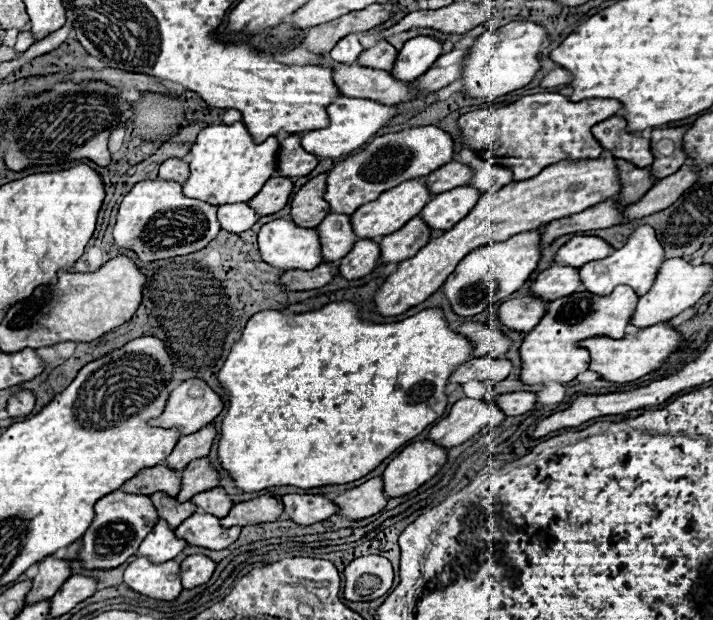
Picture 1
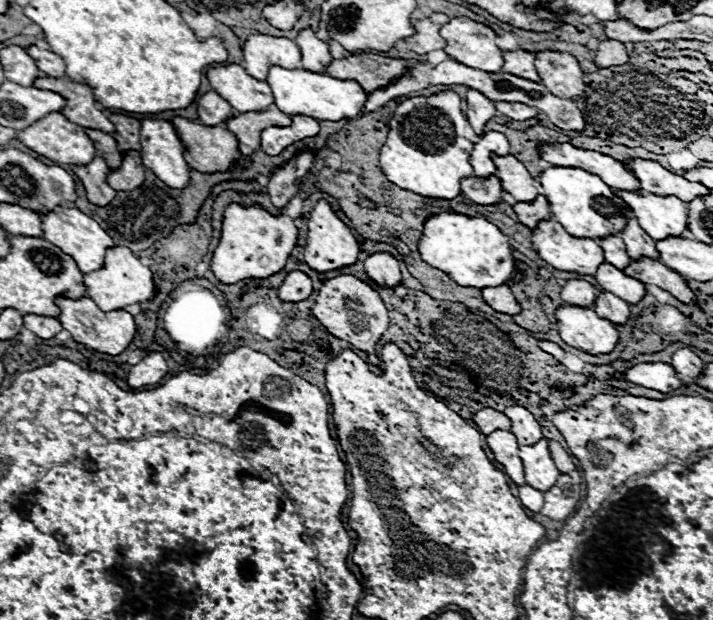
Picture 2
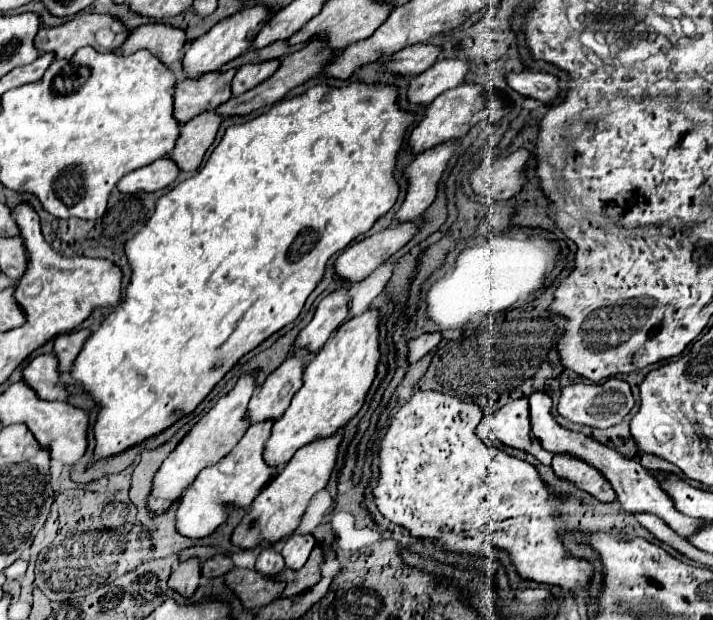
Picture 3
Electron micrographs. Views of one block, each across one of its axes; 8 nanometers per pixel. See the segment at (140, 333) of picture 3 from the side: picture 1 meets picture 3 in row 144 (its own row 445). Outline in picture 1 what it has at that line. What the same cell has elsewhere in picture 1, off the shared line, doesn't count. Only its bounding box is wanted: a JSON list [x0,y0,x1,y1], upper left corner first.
[218,302,472,492]

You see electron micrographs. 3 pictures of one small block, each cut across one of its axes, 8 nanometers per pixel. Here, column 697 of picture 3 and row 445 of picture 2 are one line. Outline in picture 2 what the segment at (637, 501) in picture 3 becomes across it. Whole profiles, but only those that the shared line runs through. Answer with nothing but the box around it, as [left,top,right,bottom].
[504,406,542,446]

